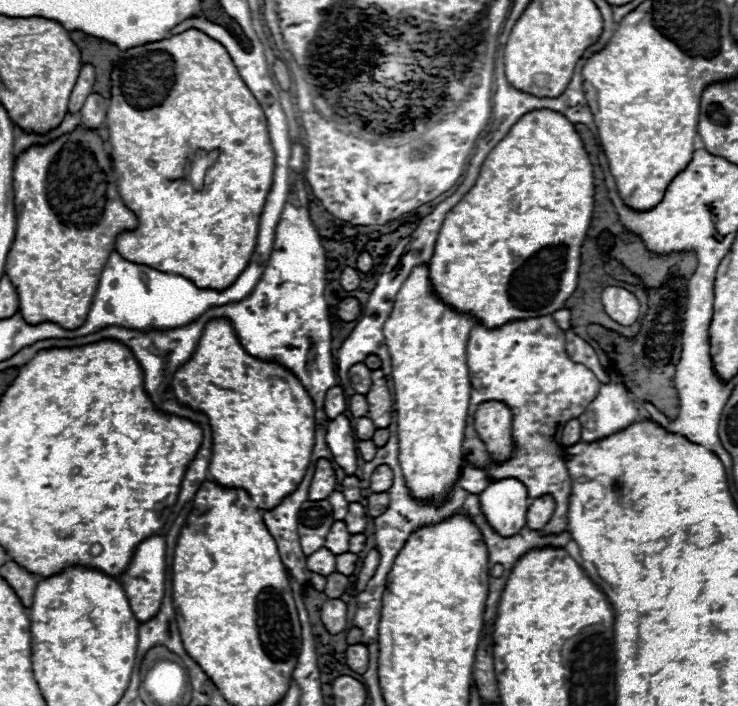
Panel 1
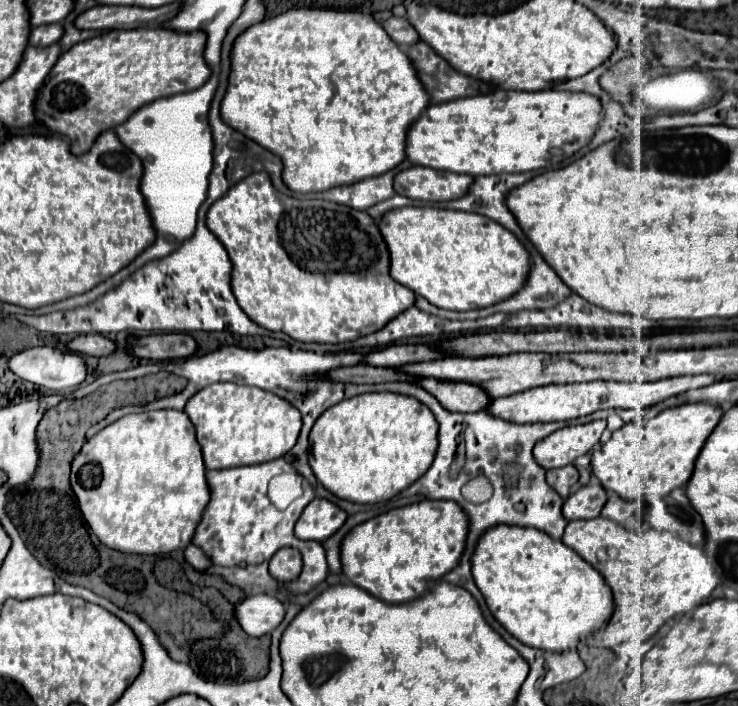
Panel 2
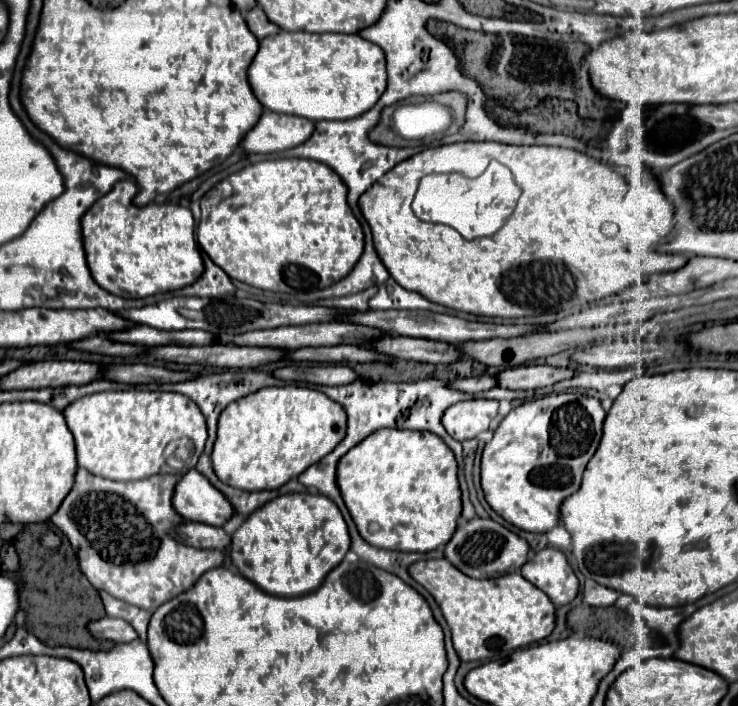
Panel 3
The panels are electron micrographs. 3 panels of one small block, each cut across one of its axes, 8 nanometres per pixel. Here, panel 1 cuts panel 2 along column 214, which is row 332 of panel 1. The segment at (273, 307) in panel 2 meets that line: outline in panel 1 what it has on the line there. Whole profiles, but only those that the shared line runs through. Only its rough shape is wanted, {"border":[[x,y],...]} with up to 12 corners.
{"border":[[228,318],[174,372],[210,418],[210,476],[272,510],[314,448],[314,400]]}

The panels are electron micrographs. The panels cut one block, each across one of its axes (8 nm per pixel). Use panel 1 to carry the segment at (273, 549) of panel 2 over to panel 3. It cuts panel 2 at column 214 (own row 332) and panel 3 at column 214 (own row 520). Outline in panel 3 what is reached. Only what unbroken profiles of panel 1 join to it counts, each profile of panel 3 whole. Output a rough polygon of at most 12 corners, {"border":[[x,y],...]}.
{"border":[[78,468],[52,522],[94,588],[154,612],[222,564],[170,536],[174,474]]}

